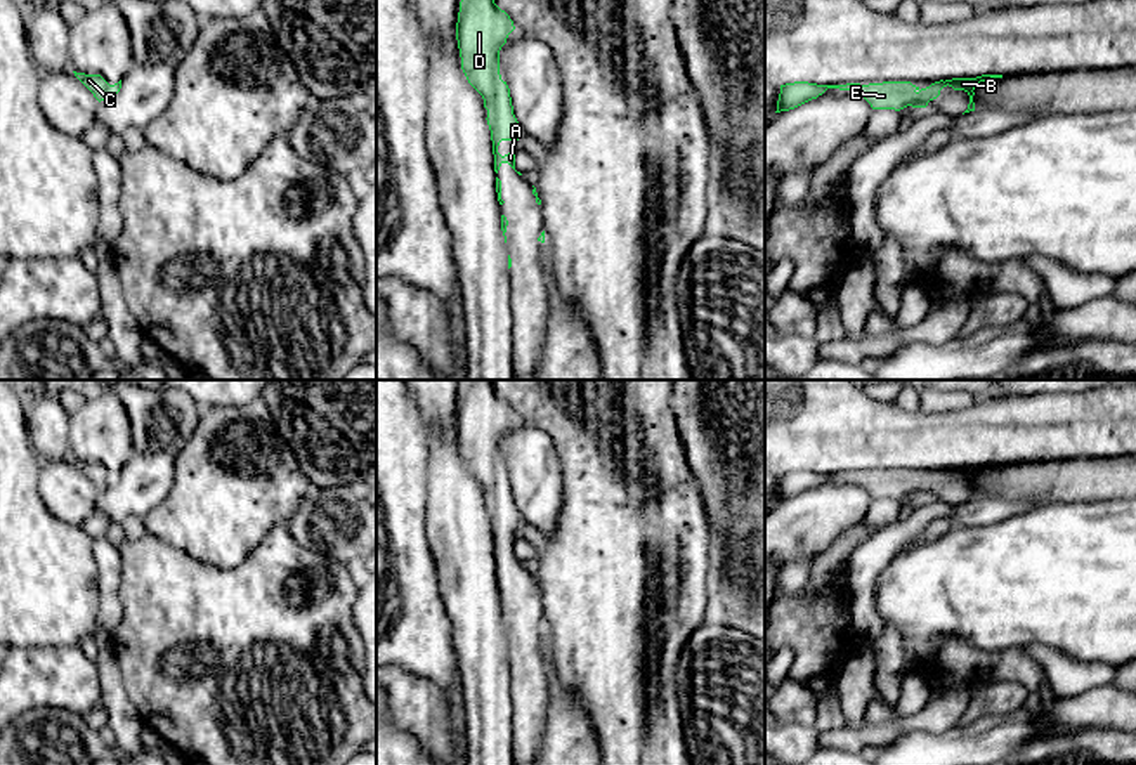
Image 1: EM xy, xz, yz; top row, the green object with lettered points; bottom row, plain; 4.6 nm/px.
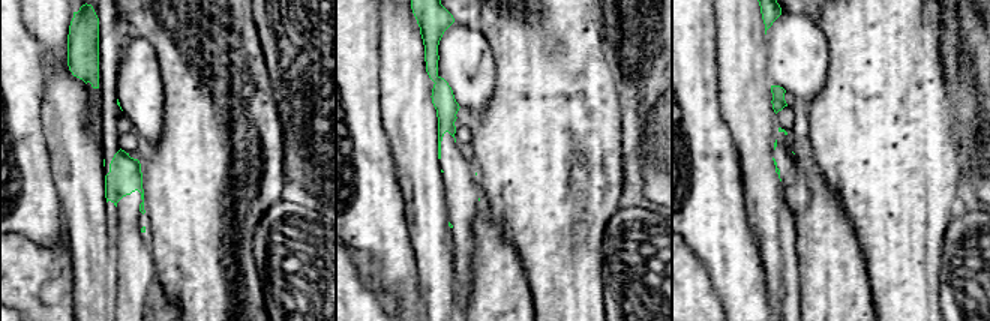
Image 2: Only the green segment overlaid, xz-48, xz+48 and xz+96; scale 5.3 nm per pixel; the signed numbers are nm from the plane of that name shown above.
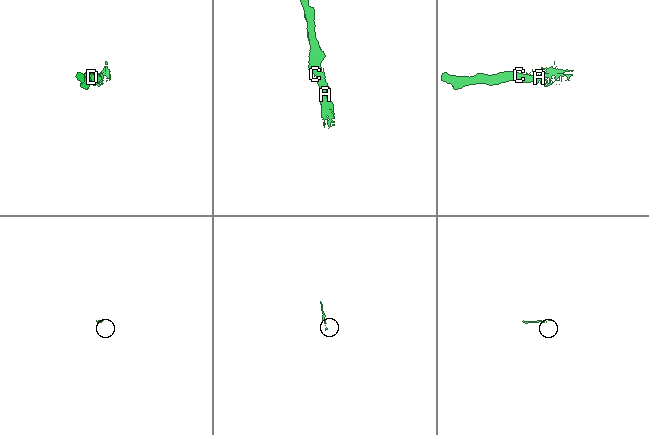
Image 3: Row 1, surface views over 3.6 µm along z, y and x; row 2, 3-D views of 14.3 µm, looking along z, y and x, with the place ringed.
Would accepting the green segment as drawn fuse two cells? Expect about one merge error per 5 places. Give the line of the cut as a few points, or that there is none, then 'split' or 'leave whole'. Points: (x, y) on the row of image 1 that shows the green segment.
cut none; leave whole

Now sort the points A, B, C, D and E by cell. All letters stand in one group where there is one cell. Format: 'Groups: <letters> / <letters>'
Groups: A B C D E

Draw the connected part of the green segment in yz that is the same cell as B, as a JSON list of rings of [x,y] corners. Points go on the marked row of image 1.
[[[982,75],[976,78],[952,78],[931,83],[926,88],[919,88],[911,82],[883,82],[883,83],[846,83],[846,85],[817,85],[808,82],[794,82],[780,85],[780,94],[777,101],[777,111],[794,109],[812,99],[822,95],[827,88],[852,90],[864,97],[872,109],[895,109],[900,111],[907,106],[926,108],[930,101],[940,95],[943,87],[952,87],[954,90],[964,90],[970,95],[970,104],[964,113],[975,111],[975,87],[980,82],[989,82],[990,78],[1002,78],[1002,75]]]

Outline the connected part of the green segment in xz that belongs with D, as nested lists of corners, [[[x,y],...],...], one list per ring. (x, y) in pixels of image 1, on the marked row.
[[[494,0],[460,2],[456,40],[461,69],[484,99],[496,173],[503,163],[515,170],[515,153],[501,156],[498,146],[501,141],[519,141],[522,132],[513,114],[510,88],[499,75],[499,50],[513,29],[513,21]]]

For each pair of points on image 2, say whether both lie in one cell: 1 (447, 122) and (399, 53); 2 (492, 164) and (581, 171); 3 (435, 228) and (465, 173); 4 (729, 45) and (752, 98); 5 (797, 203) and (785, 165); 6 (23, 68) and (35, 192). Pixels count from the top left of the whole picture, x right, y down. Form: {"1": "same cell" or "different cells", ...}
{"1": "different cells", "2": "same cell", "3": "different cells", "4": "same cell", "5": "same cell", "6": "same cell"}

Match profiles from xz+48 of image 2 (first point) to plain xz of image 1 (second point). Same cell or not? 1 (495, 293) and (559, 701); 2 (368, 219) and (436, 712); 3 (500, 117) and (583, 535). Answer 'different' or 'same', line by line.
1: same
2: different
3: same

